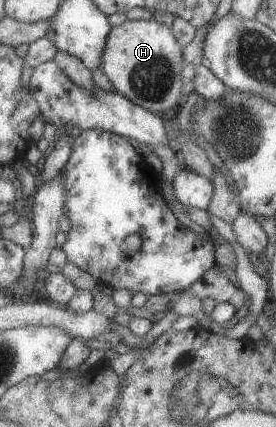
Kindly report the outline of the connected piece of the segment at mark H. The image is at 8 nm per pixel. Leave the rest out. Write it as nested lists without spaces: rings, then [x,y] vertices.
[[[153,19],[125,20],[111,27],[103,47],[99,68],[112,84],[114,91],[128,98],[134,105],[153,114],[163,115],[163,111],[182,103],[180,79],[182,49],[172,36],[170,29],[159,25]]]

